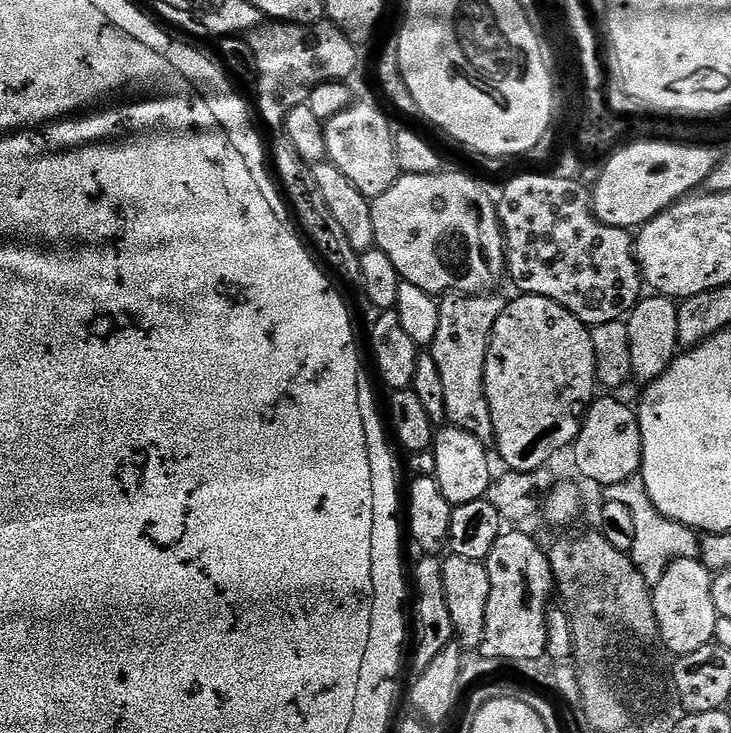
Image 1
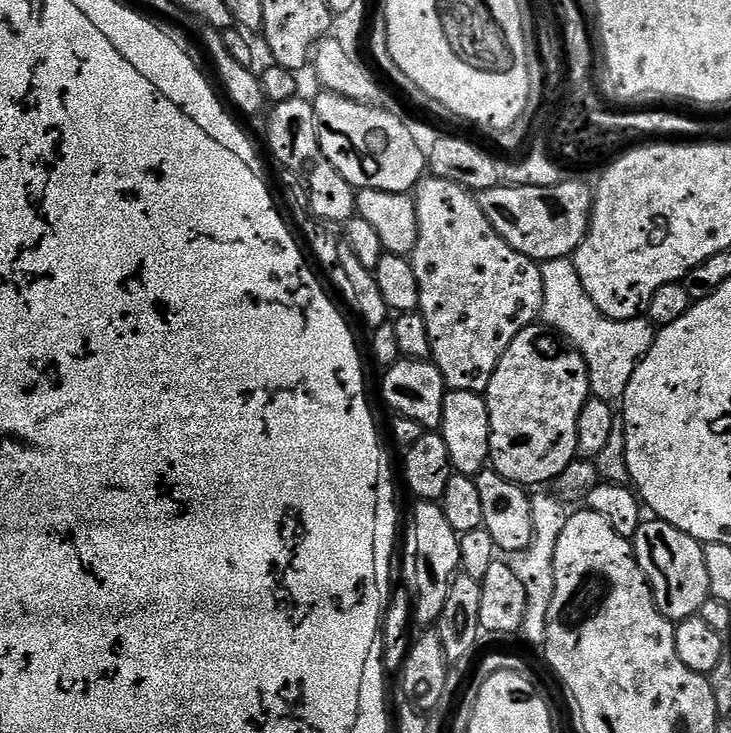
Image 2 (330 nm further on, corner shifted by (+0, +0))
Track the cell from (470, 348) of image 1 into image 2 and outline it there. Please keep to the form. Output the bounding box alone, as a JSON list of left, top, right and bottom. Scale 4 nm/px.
[410,174,544,394]

